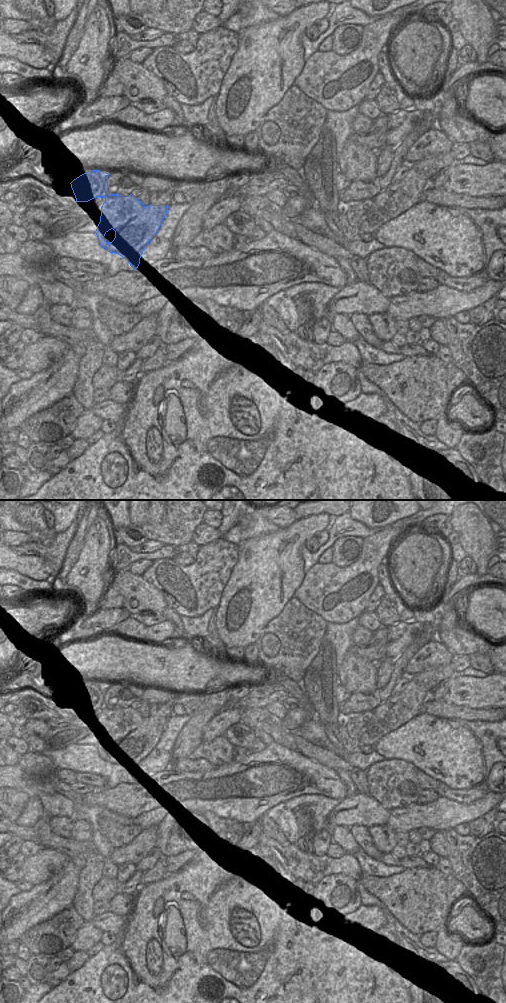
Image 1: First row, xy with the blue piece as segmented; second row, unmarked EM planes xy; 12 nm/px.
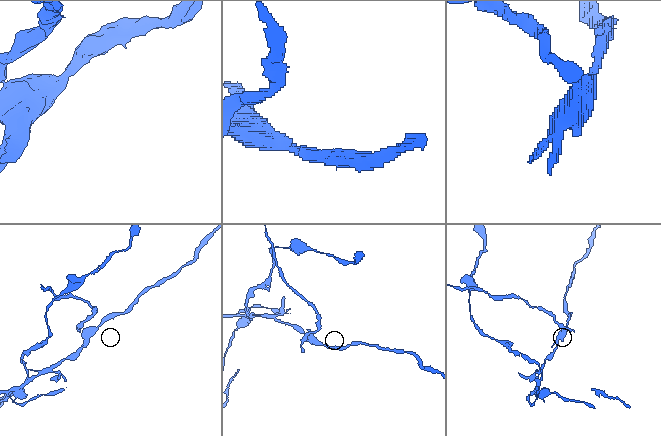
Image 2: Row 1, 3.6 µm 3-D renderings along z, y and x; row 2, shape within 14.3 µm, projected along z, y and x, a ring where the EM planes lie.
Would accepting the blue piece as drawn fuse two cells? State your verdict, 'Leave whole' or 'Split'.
Split.

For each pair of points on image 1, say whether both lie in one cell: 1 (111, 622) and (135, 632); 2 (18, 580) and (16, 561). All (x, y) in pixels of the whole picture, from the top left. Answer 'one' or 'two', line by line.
1: two
2: two

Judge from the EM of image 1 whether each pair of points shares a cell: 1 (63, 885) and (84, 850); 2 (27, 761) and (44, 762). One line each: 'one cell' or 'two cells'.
1: two cells
2: one cell

